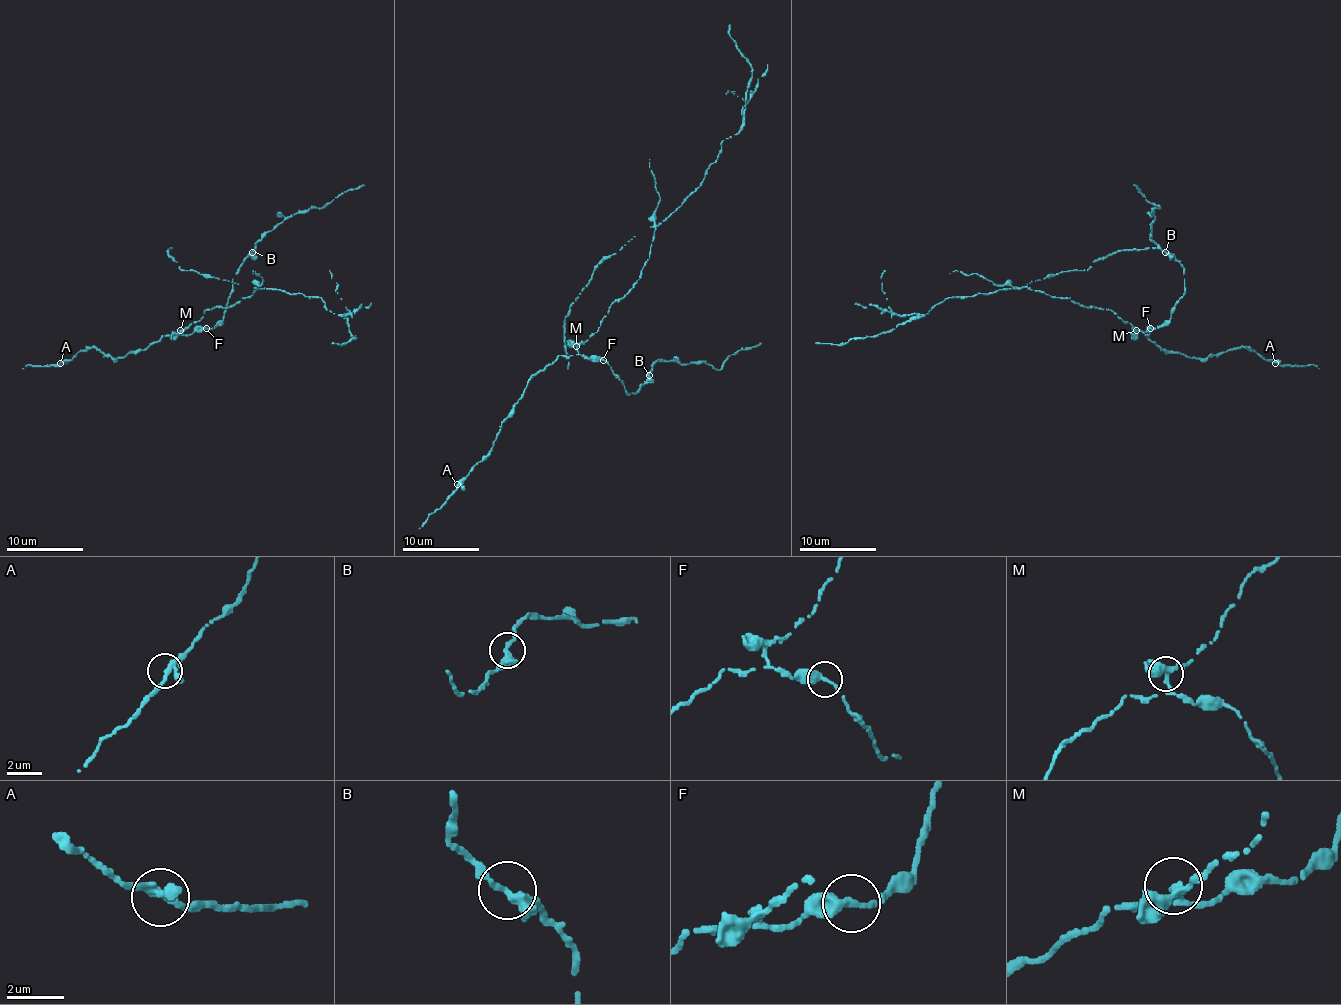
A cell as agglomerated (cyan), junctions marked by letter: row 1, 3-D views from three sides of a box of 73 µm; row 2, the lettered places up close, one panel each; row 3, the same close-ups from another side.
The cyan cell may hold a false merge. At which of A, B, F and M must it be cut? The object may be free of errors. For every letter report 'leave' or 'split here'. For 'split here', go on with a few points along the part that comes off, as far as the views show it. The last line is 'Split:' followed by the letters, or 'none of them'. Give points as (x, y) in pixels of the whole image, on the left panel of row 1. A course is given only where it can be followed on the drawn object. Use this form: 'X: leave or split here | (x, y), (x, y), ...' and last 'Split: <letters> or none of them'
A: leave
B: leave
F: leave
M: split here | (179, 330), (258, 286), (321, 298), (356, 338), (333, 342)
Split: M

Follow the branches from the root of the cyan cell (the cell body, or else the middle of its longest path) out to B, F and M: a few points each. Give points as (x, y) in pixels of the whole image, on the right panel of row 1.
B: (1098, 309), (1112, 309), (1144, 334), (1162, 326), (1185, 292), (1183, 267), (1165, 252)
F: (1098, 309), (1112, 309), (1117, 317), (1131, 323), (1135, 330), (1144, 334), (1150, 328)
M: (1098, 309), (1112, 309), (1137, 330)

